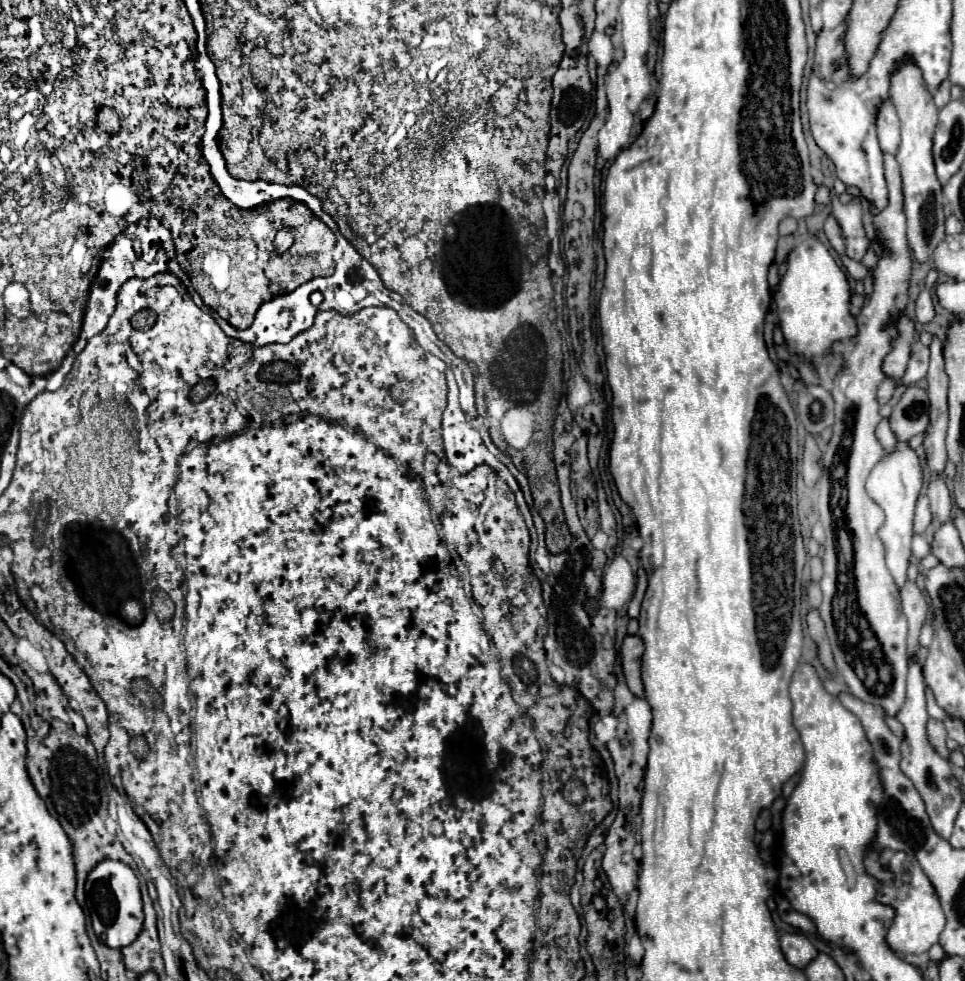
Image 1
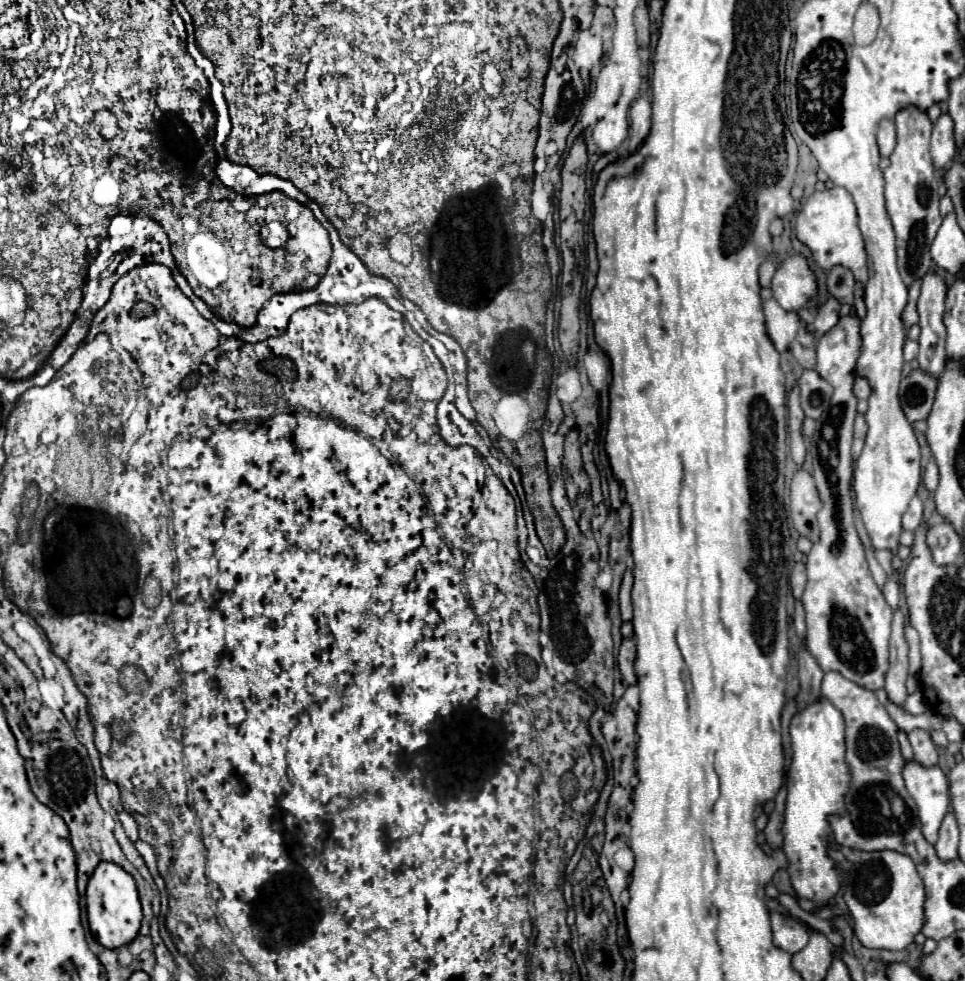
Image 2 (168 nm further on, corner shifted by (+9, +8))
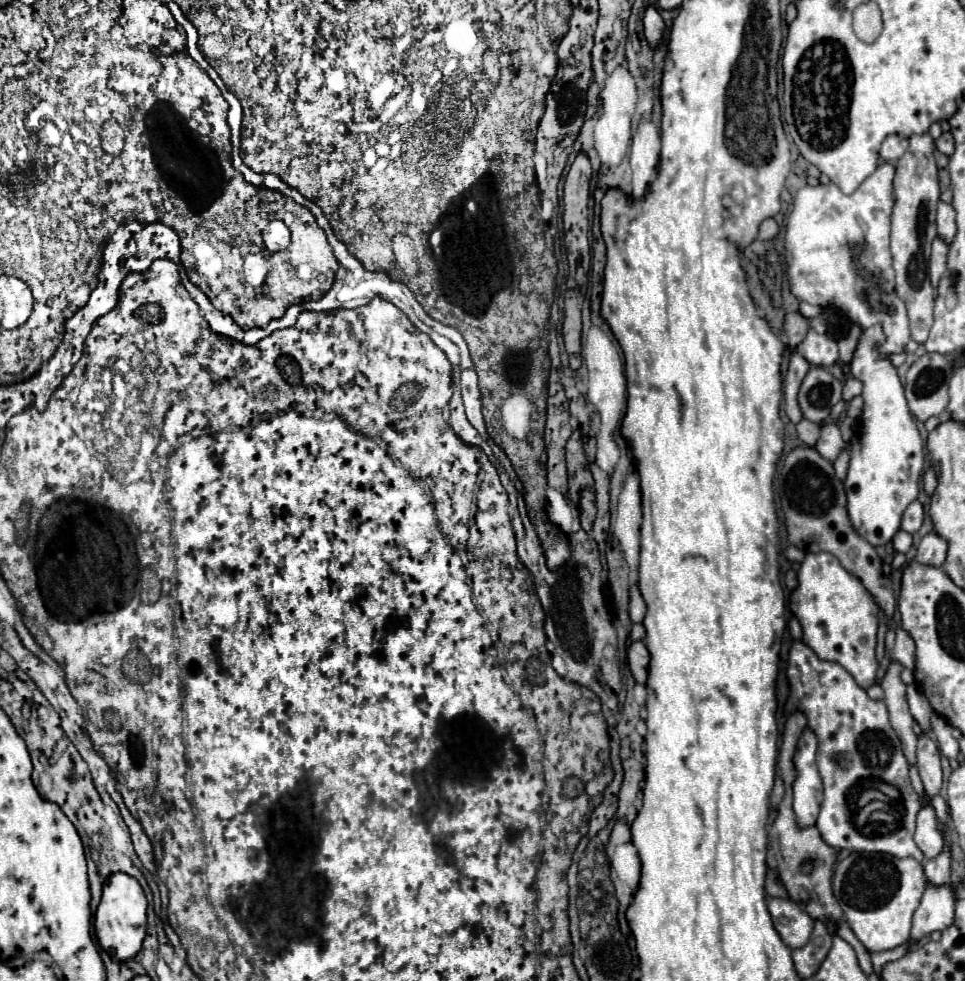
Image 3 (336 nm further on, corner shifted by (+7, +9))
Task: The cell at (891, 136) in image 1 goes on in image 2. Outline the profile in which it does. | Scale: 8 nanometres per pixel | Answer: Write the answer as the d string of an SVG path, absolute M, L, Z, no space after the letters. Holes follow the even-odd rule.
M881 120L879 132L877 132L877 144L881 156L889 156L895 148L895 124L893 120Z

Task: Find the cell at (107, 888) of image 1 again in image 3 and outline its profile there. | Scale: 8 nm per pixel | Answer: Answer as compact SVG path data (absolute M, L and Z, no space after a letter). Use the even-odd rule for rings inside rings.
M115 873L103 885L103 897L95 913L95 935L99 945L109 953L113 961L131 961L141 951L147 929L147 899L137 879Z

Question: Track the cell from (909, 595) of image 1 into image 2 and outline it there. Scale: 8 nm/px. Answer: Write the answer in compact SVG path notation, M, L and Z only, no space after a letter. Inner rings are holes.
M901 608L895 610L893 616L893 632L891 632L891 658L889 658L889 672L885 678L885 690L889 700L903 706L907 700L905 680L909 674L909 644L905 640L905 614Z

